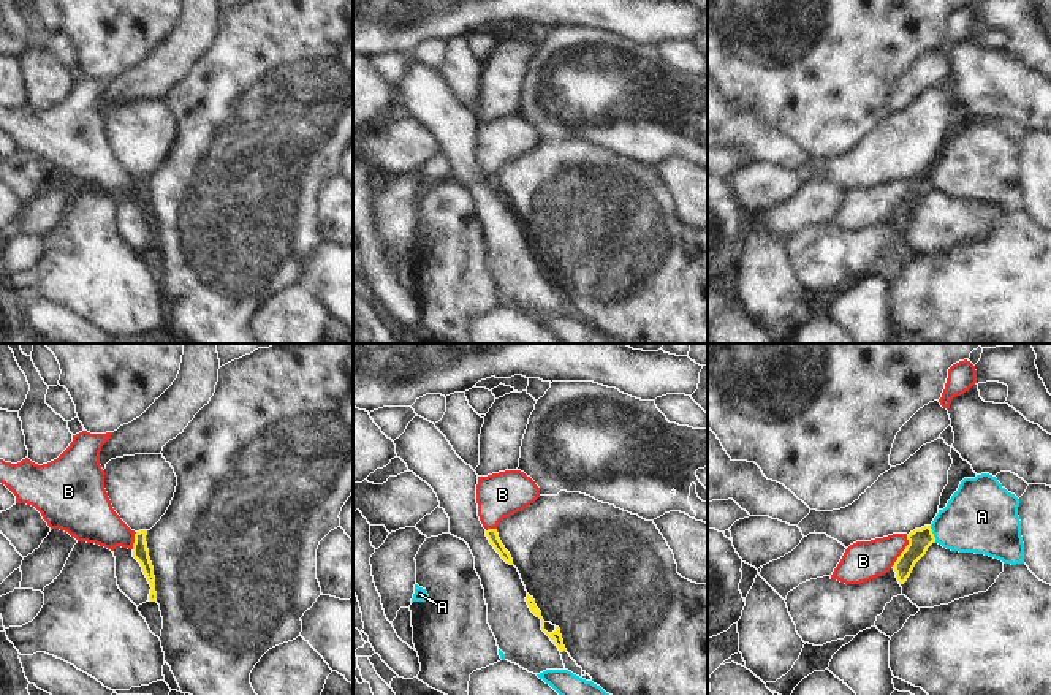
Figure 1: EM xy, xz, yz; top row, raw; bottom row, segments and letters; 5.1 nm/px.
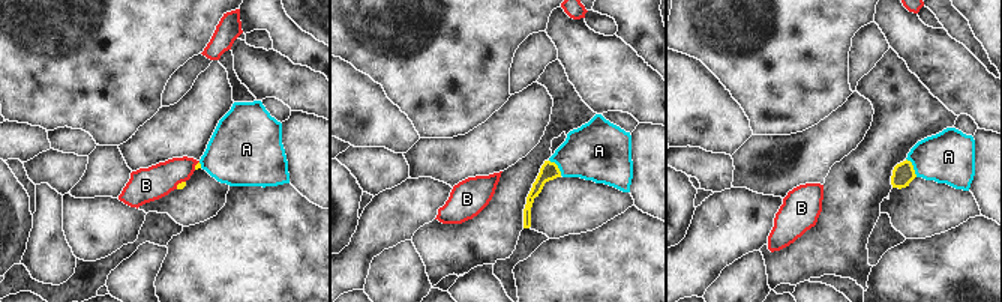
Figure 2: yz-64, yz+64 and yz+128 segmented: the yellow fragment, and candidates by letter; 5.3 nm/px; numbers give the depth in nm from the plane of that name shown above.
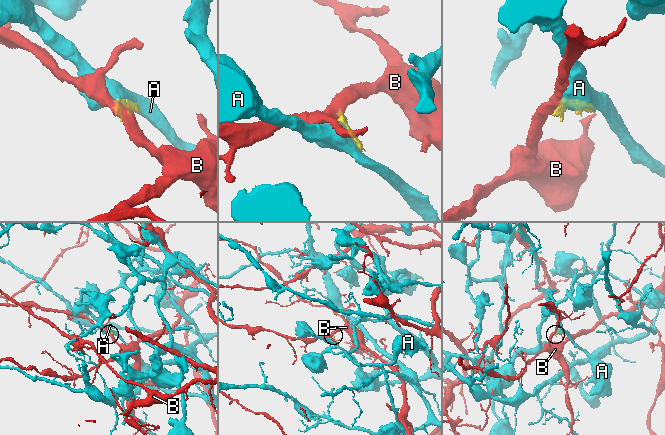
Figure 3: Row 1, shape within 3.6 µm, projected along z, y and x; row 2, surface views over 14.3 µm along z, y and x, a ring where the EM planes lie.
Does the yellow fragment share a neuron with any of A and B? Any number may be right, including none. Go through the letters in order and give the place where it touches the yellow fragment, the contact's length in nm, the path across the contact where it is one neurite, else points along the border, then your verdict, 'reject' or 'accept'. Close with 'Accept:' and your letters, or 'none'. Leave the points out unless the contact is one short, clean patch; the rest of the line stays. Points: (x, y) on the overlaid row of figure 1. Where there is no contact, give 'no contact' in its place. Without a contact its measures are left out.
A: meets yellow in yz at (933, 534); contact 90 nm long; reject
B: meets yellow in yz at (903, 551); contact 180 nm long; border along yz (907, 535), (907, 545), (891, 565); reject
Accept: none

